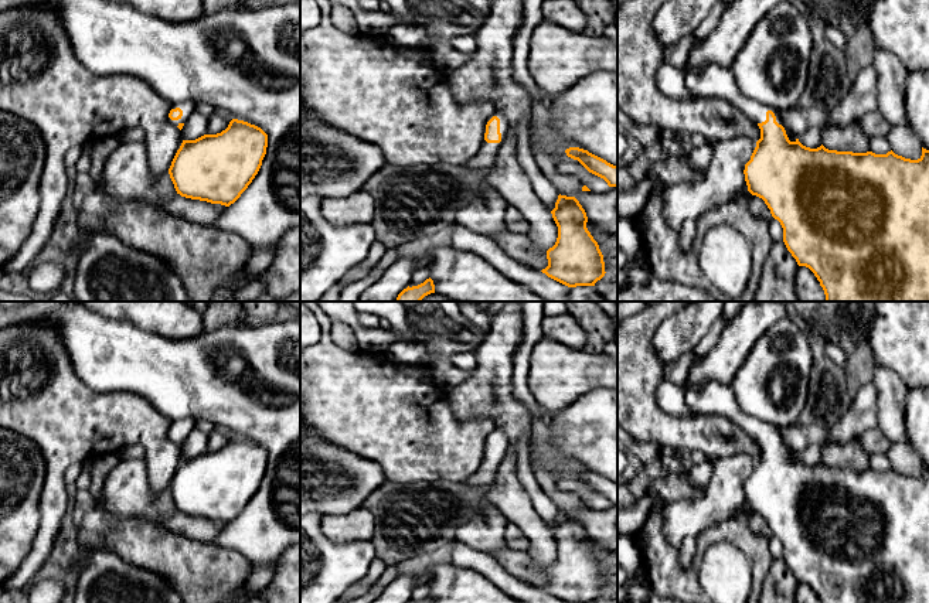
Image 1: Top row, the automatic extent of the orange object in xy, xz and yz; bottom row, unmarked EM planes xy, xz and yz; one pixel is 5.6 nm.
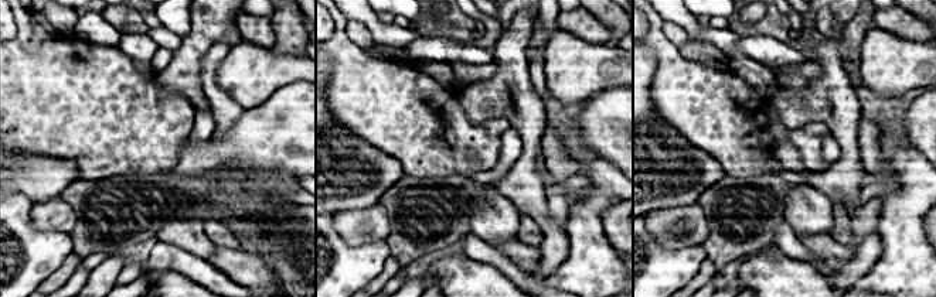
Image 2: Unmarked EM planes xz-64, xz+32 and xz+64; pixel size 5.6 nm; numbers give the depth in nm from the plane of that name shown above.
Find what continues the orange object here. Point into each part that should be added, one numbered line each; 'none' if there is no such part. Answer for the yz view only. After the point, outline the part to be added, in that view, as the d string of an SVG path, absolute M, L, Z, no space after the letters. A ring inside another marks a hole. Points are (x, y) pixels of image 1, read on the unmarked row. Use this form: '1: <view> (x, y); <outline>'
1: yz (714, 398); M709 381L701 389L684 391L684 399L688 410L694 415L725 416L749 433L756 442L765 439L766 429L772 427L776 439L782 442L780 427L748 415L739 408L731 385Z

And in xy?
1: xy (187, 423); M183 418L183 419L178 419L178 420L174 420L171 423L171 426L176 426L176 425L180 425L183 427L183 433L178 436L178 437L171 437L170 439L174 442L174 443L178 443L180 440L186 440L190 435L190 432L197 427L197 422L193 420L191 418Z

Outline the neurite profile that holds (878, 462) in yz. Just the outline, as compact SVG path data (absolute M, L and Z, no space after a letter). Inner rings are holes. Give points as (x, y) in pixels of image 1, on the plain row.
M879 453L870 454L868 461L870 461L870 469L875 471L887 471L888 469L891 469L887 454L879 454Z

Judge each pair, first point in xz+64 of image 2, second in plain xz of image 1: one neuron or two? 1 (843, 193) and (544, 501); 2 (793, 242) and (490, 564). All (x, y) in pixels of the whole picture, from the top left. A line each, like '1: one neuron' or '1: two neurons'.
1: two neurons
2: one neuron

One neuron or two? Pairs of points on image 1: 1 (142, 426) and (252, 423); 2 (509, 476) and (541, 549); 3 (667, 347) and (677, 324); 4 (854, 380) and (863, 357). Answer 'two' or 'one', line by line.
1: two
2: one
3: one
4: one

